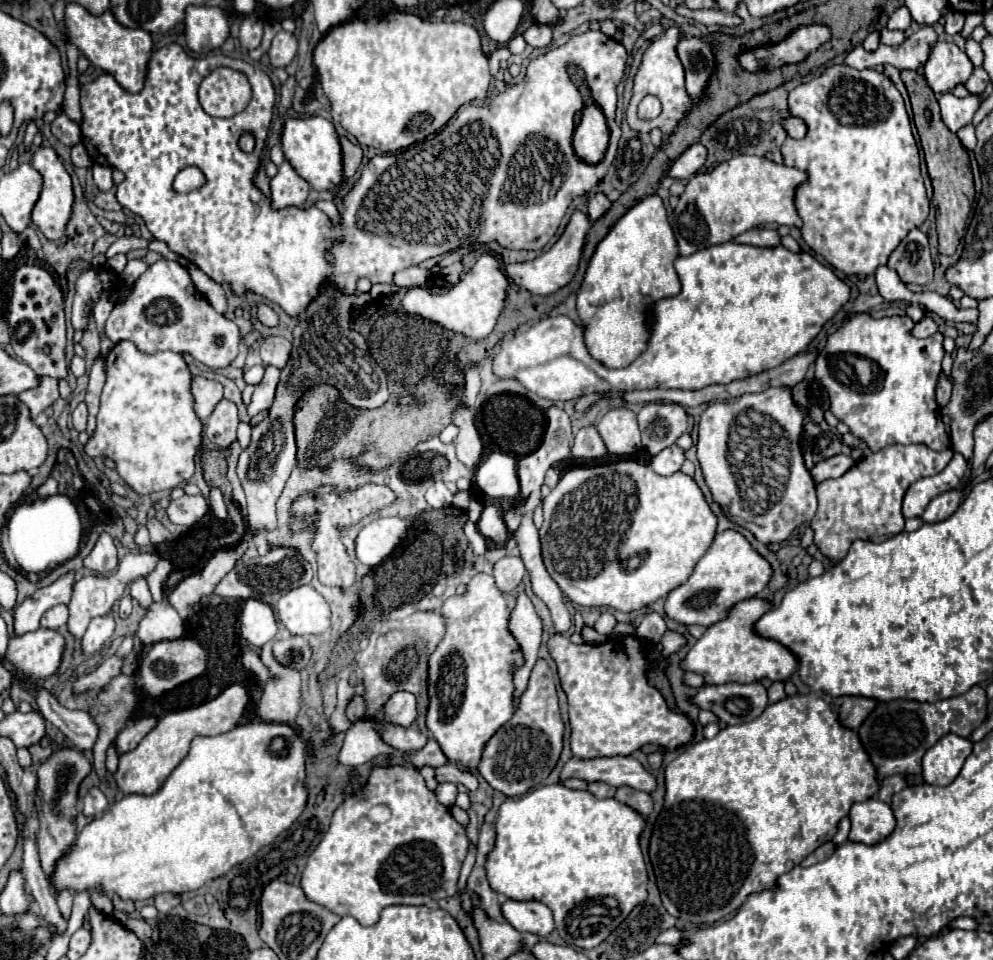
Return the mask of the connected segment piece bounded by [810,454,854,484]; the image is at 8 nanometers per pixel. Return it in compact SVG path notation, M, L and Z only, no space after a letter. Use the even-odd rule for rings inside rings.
M836 454L832 458L826 458L826 460L818 462L818 464L814 464L810 474L812 474L812 480L816 484L820 484L820 482L824 482L828 478L840 478L852 464L854 464L854 460L850 456Z

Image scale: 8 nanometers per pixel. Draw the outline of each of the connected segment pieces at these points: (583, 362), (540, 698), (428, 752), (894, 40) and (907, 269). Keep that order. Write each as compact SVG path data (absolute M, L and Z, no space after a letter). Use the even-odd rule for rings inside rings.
M724 242L704 248L690 256L678 256L674 268L680 276L682 290L678 296L664 298L652 308L652 336L648 350L634 364L610 370L596 362L584 346L584 328L576 326L568 316L548 316L534 326L524 326L514 336L504 338L496 346L494 374L500 378L516 378L528 390L552 402L572 400L586 392L600 390L642 390L642 388L680 388L700 390L710 384L730 384L770 368L780 366L792 356L804 352L818 336L822 326L838 314L850 300L850 288L820 264L810 252L792 252L784 246L758 248L748 244Z
M538 658L514 716L486 742L478 772L494 790L502 792L504 796L522 796L530 788L538 786L544 778L548 778L548 774L554 770L560 760L562 740L564 722L558 708L554 674L548 662L544 658Z
M430 738L428 744L426 744L422 750L418 750L416 754L410 756L410 762L412 762L416 768L422 768L422 766L426 766L426 764L438 768L438 766L448 764L448 758L444 756L444 752L442 752L442 748L438 746L438 742L436 742L434 738Z
M880 30L880 44L902 44L904 42L904 32L900 30Z
M918 228L910 230L908 236L904 236L896 250L890 254L888 266L894 268L906 284L928 284L932 280L934 266L926 234Z

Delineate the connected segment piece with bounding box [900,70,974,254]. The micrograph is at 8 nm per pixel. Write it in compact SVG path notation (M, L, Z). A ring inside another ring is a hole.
M902 70L902 80L906 84L906 90L910 94L912 110L914 110L914 122L920 134L922 150L926 156L926 166L928 174L932 180L934 188L934 198L932 204L936 208L936 228L938 228L938 252L940 254L954 254L956 246L960 244L966 228L968 214L972 210L974 202L974 180L972 180L972 170L970 170L970 160L966 148L960 144L958 136L952 134L944 122L940 122L940 108L936 102L936 96L932 88L928 86L926 78L918 72L912 70ZM926 110L932 112L932 118L926 118Z

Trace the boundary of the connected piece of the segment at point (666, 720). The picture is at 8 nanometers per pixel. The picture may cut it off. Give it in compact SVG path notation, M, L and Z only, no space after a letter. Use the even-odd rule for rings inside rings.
M554 634L548 640L548 650L568 696L574 756L582 760L630 756L644 744L676 750L692 740L694 726L690 718L670 712L662 694L650 686L648 670L652 660L644 654L638 636L612 636L602 644L572 644L568 638Z

